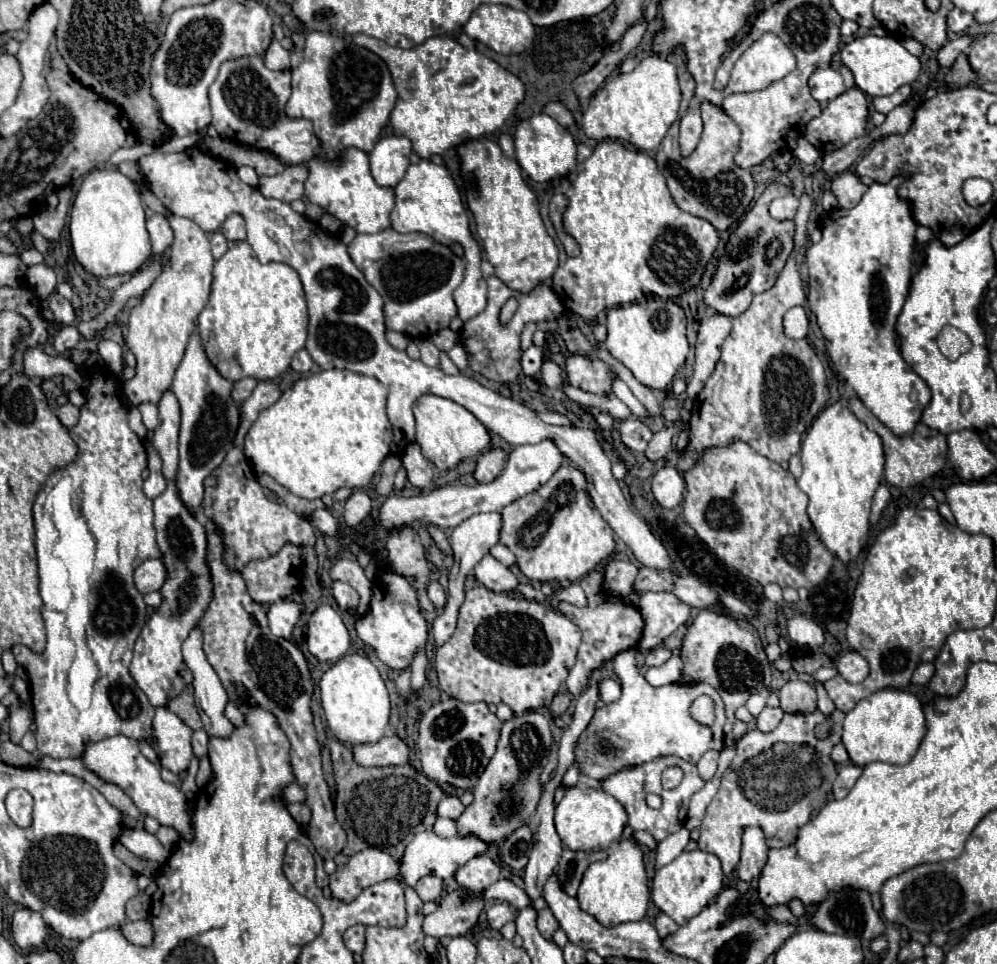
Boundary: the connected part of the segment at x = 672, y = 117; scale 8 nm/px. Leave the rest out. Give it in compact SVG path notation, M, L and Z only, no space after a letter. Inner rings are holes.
M653 54L637 64L629 74L607 80L593 96L583 112L583 132L593 140L619 140L637 150L657 150L669 126L679 118L681 90L677 70L665 58Z

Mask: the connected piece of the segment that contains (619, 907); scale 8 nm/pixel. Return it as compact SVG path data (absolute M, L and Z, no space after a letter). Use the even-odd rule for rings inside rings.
M621 840L617 850L607 856L607 860L593 862L581 880L577 892L579 908L601 922L601 926L617 926L623 922L641 920L647 912L649 902L649 886L647 874L643 866L643 852L635 840Z

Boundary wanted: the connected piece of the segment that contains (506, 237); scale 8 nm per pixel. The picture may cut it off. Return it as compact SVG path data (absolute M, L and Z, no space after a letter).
M471 140L459 146L461 156L461 176L467 186L467 208L473 214L476 223L476 233L481 243L484 257L493 264L495 276L517 292L531 292L537 284L547 282L557 270L557 246L549 238L541 216L537 198L531 188L521 178L521 168L513 158L507 158L497 142L493 140Z

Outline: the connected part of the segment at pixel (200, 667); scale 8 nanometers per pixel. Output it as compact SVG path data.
M195 628L191 636L183 642L183 658L193 672L195 704L205 724L205 732L213 738L229 738L235 726L225 716L225 688L221 688L219 676L213 672L201 648L201 630Z

